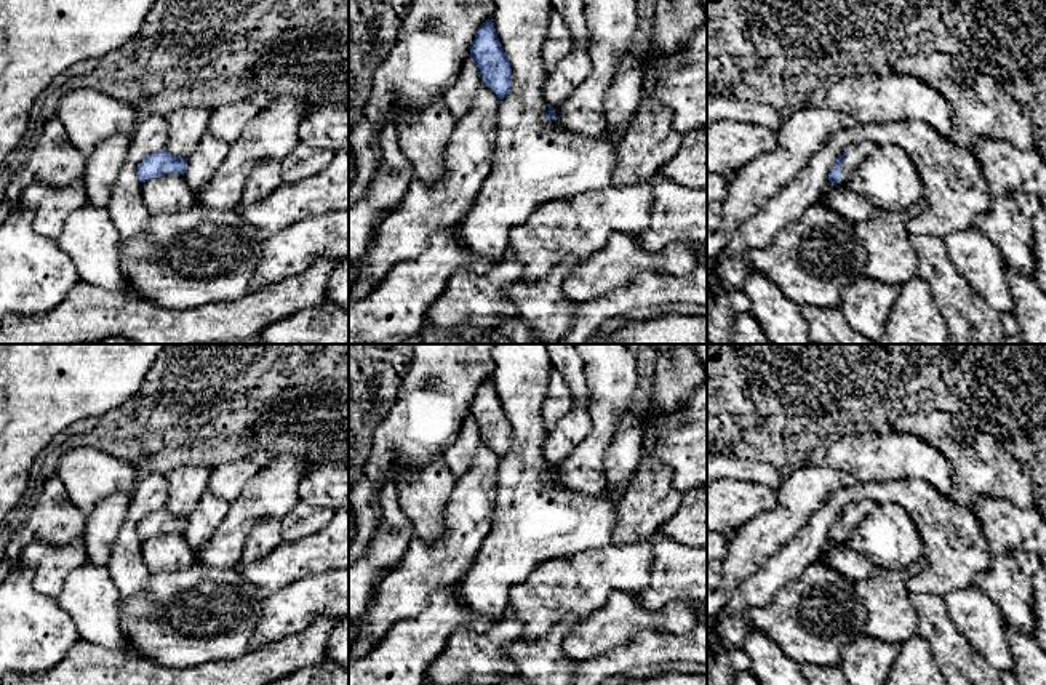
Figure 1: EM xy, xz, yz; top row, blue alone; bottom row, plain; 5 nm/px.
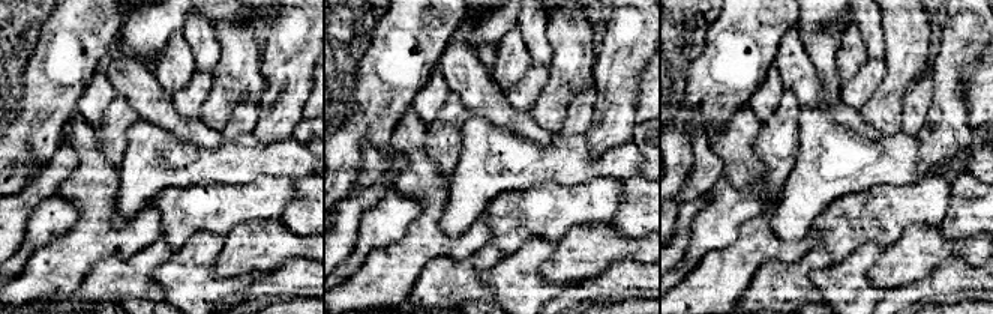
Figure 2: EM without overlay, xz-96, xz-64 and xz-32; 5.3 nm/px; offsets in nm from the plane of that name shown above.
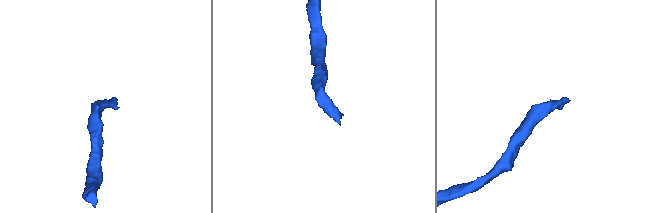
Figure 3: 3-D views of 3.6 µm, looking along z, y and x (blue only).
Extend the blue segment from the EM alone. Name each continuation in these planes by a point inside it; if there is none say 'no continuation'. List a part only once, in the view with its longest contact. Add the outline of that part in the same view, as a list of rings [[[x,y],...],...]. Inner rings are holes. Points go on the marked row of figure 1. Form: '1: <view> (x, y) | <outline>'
1: yz (856, 154) | [[[864,141],[859,144],[851,144],[848,152],[843,155],[846,162],[840,166],[841,171],[841,184],[848,182],[856,168],[876,149],[876,146],[870,141]]]

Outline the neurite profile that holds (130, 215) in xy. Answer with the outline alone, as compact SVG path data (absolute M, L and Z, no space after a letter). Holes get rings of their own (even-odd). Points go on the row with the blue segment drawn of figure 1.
M165 115L141 117L107 205L120 238L125 242L139 237L152 216L142 202L138 165L147 155L163 150L166 139L168 123Z

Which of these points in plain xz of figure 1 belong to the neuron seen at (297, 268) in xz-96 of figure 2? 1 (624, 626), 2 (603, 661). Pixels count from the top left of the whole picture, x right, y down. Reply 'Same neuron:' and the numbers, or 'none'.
Same neuron: 2

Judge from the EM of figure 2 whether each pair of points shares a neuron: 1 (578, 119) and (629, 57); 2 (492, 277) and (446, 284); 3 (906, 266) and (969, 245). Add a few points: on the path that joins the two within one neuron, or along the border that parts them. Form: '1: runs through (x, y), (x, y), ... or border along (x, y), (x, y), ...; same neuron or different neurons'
1: border along (596, 89), (593, 120), (584, 132); different neurons
2: border along (501, 257), (482, 274), (482, 281), (494, 298); different neurons
3: runs through (921, 251), (954, 250); same neuron

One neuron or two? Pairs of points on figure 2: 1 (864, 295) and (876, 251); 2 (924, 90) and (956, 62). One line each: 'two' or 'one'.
1: one
2: two

